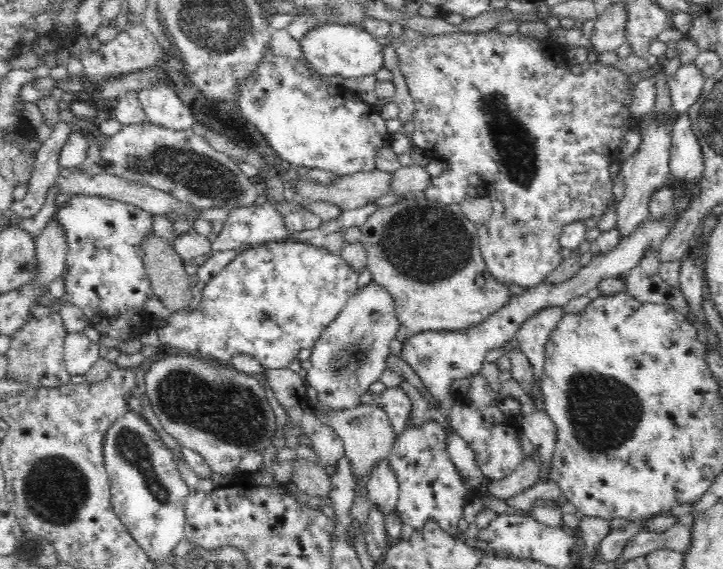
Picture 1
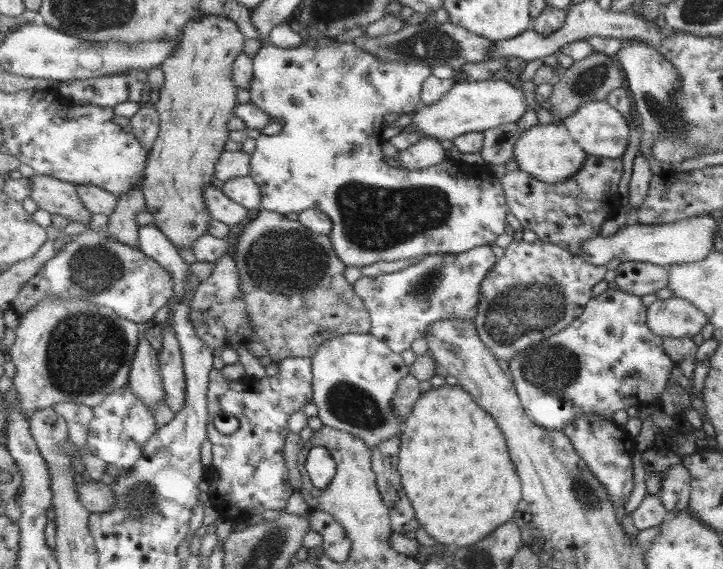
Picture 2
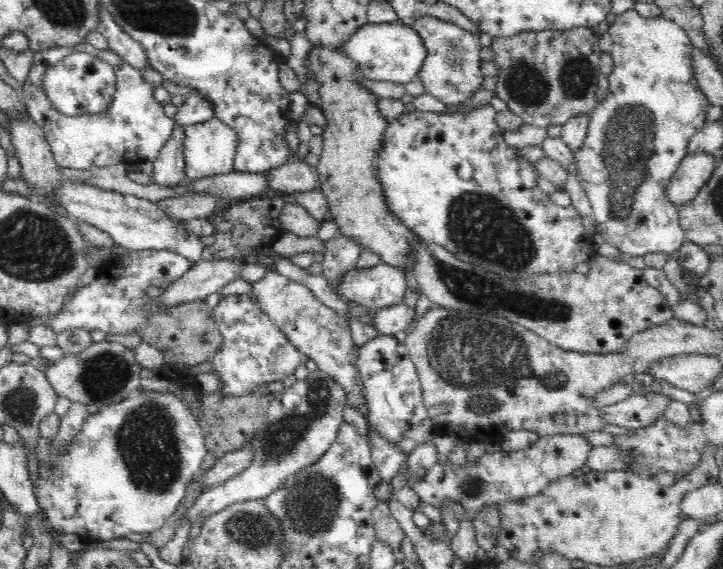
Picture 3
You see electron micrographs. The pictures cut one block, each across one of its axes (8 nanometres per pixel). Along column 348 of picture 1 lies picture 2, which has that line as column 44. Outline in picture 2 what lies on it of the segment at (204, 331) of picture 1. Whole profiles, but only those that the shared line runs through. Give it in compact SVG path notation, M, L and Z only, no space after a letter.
M90 230L79 235L71 236L71 241L59 250L54 259L47 262L45 267L21 287L17 299L12 306L17 314L23 316L41 306L41 302L89 302L96 306L111 308L116 314L133 322L154 321L155 314L175 297L176 286L173 284L172 275L169 274L159 262L150 258L140 248L129 246L113 239L107 230Z

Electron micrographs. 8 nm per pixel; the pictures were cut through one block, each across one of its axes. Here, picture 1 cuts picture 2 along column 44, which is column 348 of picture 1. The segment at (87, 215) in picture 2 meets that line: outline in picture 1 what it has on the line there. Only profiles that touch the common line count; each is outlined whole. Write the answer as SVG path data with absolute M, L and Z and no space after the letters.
M374 169L341 176L330 186L320 186L307 177L298 177L295 184L296 198L303 203L306 199L326 200L338 205L343 212L375 203L380 196L389 194L392 176L391 172Z

